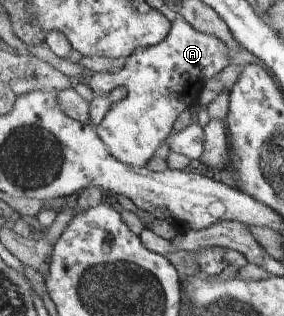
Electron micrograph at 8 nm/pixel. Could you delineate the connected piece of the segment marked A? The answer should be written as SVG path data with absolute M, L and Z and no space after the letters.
M177 17L163 42L138 48L125 58L122 69L85 70L79 82L90 86L96 96L107 96L120 85L127 89L125 98L112 103L104 121L96 127L111 154L131 167L146 167L172 134L176 119L188 107L198 106L202 87L231 64L228 49L220 37L197 31L191 23Z

